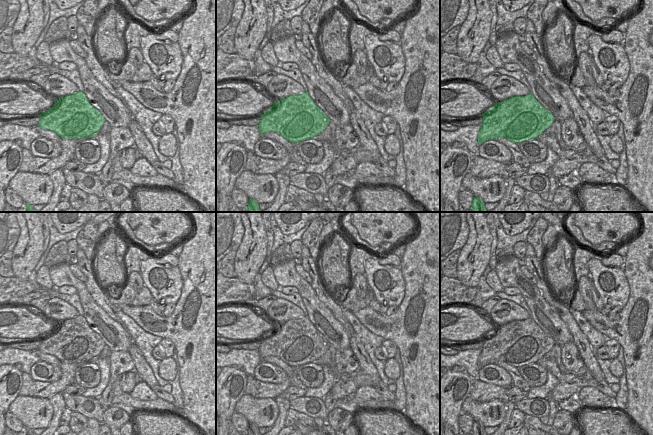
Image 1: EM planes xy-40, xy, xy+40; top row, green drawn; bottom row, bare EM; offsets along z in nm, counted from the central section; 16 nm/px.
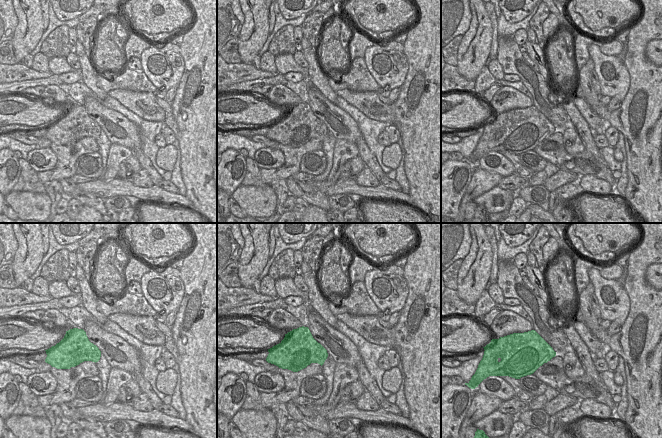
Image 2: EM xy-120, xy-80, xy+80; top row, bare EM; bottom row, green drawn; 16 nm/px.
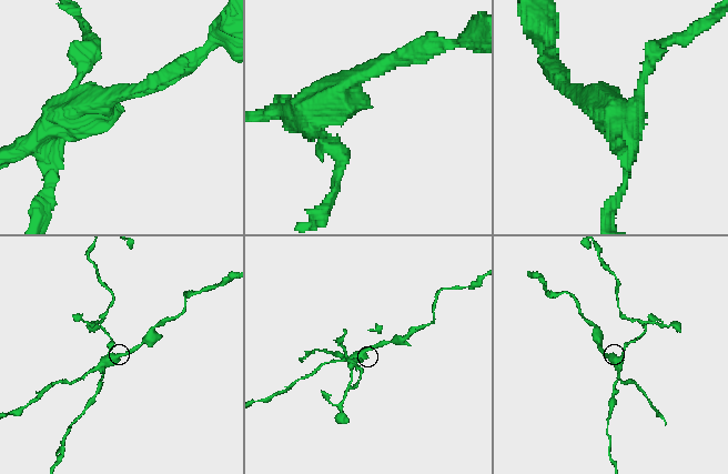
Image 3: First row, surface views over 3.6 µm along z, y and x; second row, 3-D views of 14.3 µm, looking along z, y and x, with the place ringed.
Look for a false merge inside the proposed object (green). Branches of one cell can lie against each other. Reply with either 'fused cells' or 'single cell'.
fused cells

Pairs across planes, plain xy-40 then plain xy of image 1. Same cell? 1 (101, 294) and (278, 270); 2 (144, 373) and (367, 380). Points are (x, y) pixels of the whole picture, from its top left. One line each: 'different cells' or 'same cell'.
1: different cells
2: different cells

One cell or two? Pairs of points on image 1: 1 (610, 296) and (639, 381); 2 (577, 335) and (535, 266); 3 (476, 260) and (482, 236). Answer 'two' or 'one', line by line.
1: two
2: one
3: one

